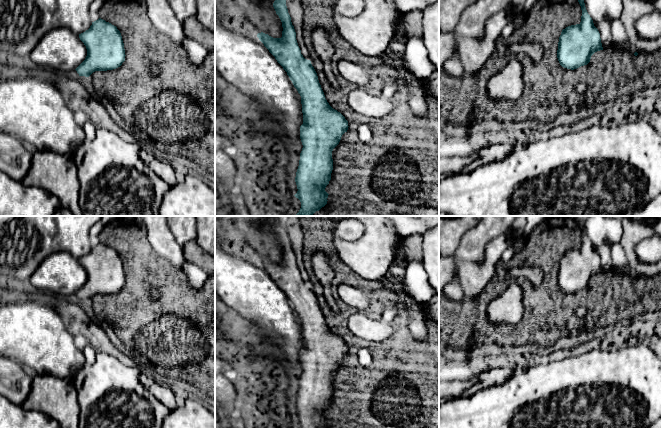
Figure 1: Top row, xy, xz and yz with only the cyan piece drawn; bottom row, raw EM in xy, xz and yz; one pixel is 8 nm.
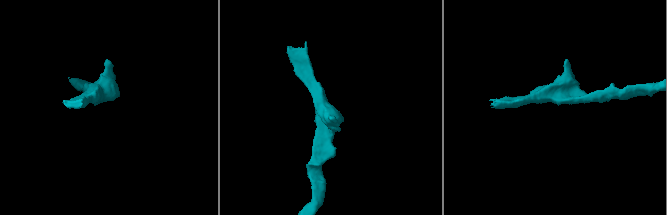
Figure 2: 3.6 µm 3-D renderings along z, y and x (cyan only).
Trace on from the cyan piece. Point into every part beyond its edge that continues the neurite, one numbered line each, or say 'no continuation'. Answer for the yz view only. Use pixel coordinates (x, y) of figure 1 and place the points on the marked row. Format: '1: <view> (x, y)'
1: yz (632, 10)

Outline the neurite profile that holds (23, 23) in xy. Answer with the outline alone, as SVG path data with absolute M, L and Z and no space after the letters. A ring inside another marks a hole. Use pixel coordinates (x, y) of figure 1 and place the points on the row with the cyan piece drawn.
M0 0L0 54L26 60L49 31L69 28L77 35L92 25L89 6L94 0Z

